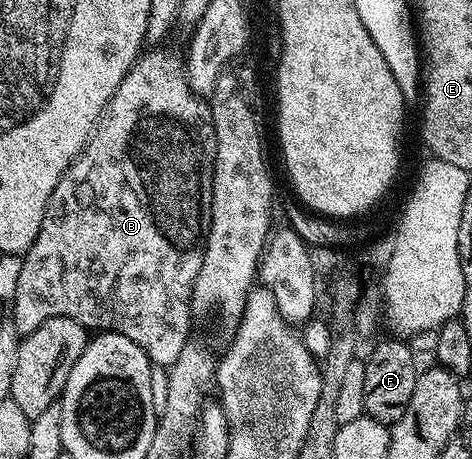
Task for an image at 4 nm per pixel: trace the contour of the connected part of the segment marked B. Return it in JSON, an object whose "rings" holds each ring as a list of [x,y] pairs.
{"rings":[[[147,49],[136,59],[135,64],[125,73],[121,85],[117,85],[117,93],[105,105],[102,117],[96,121],[83,150],[71,162],[69,169],[57,181],[57,189],[53,189],[53,197],[49,197],[49,205],[45,209],[45,217],[41,221],[41,229],[27,251],[22,252],[23,264],[18,278],[17,301],[35,301],[37,321],[44,322],[53,317],[69,317],[81,326],[94,329],[96,332],[116,331],[129,341],[137,344],[150,357],[156,368],[169,369],[177,357],[181,357],[181,349],[189,342],[187,335],[191,331],[193,316],[191,313],[191,290],[197,273],[201,273],[201,263],[205,257],[207,238],[211,228],[211,210],[213,209],[213,177],[215,176],[215,158],[217,157],[217,137],[213,129],[211,108],[206,98],[193,93],[187,84],[187,69],[182,54],[175,51],[159,51],[163,49]]]}

